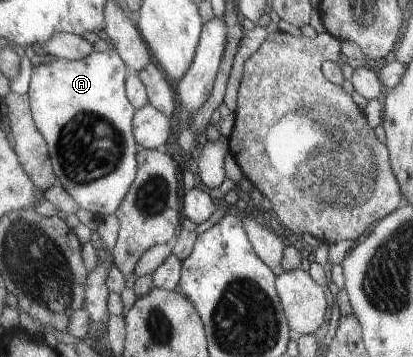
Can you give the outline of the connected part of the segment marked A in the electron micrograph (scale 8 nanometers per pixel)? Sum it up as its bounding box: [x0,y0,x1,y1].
[28,46,141,217]

